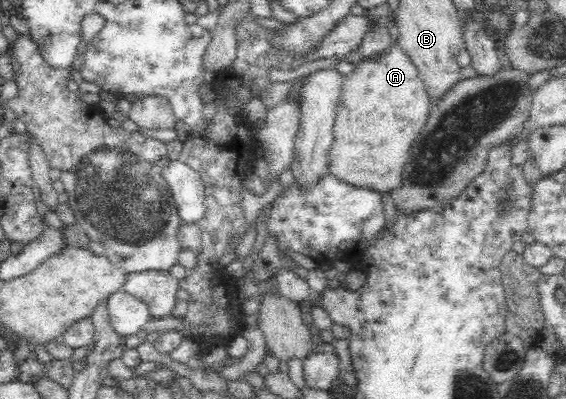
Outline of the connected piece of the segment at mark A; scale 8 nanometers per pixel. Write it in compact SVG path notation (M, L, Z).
M397 42L380 55L363 59L343 81L333 124L333 142L328 152L329 173L340 181L384 194L402 187L402 172L412 144L426 126L432 106L417 67Z

